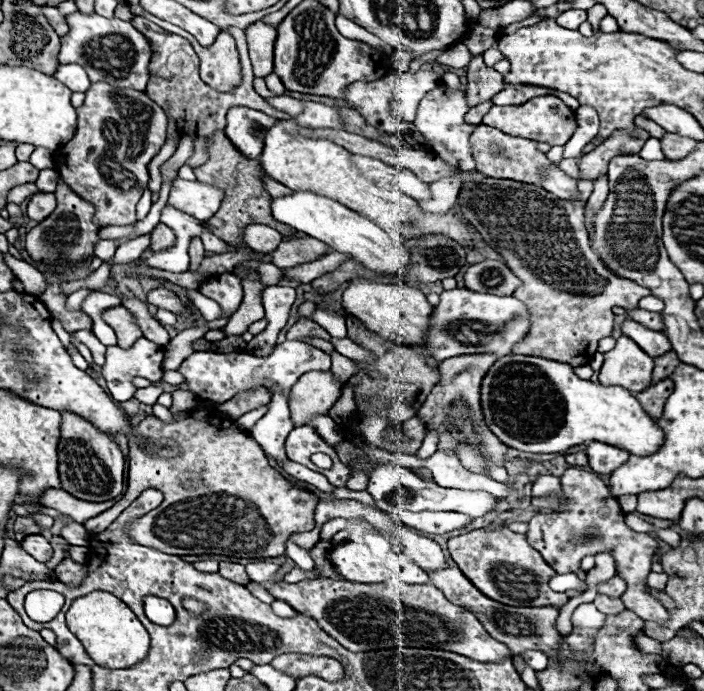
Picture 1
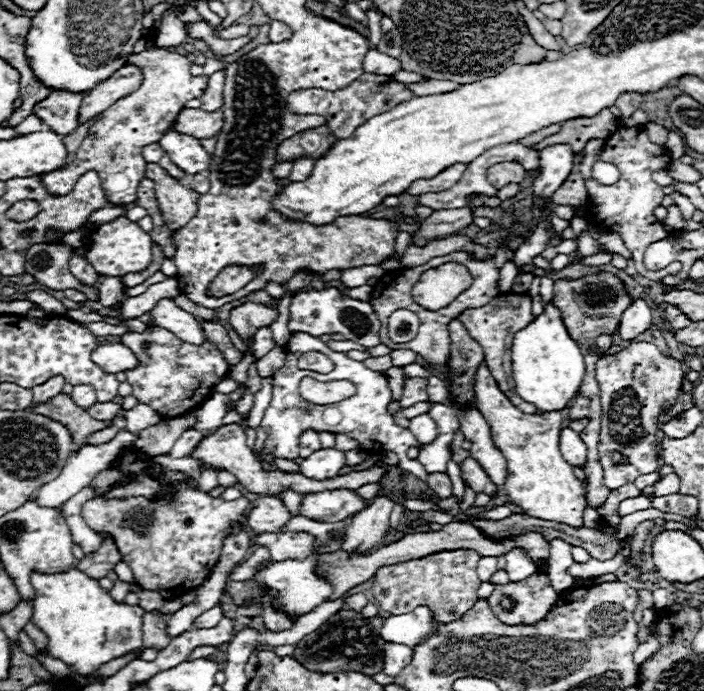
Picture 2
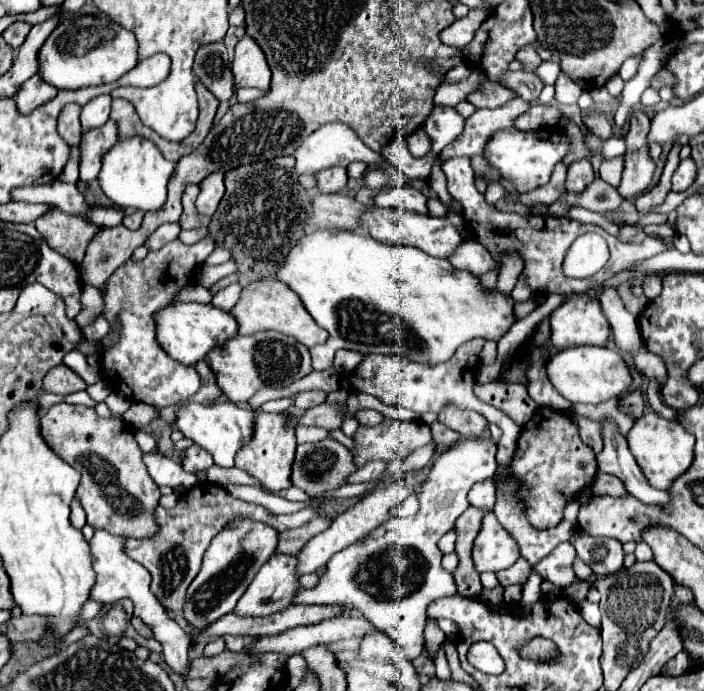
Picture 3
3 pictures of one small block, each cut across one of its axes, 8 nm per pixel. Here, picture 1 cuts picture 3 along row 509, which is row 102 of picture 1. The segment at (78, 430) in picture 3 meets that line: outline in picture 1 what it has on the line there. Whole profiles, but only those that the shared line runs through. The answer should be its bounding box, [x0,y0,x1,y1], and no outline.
[56,82,168,228]

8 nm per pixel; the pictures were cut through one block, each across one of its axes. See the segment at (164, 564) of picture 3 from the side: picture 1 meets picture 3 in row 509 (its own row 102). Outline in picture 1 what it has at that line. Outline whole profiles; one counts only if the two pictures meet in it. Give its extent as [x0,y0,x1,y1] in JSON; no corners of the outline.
[132,16,342,166]

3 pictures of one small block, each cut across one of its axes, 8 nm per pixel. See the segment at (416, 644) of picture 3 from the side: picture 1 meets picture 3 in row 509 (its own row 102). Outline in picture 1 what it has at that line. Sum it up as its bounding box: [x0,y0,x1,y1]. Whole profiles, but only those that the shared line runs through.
[414,84,476,170]

